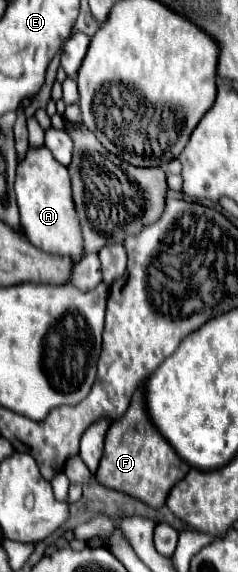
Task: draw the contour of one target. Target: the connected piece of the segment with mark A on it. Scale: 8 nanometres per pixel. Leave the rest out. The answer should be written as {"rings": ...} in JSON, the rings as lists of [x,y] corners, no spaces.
{"rings":[[[30,149],[26,159],[18,165],[18,181],[16,181],[16,201],[20,209],[20,221],[26,237],[34,247],[68,257],[72,263],[80,263],[84,257],[84,241],[80,231],[80,221],[74,209],[72,199],[72,183],[68,171],[52,157],[52,153],[42,149]]]}

